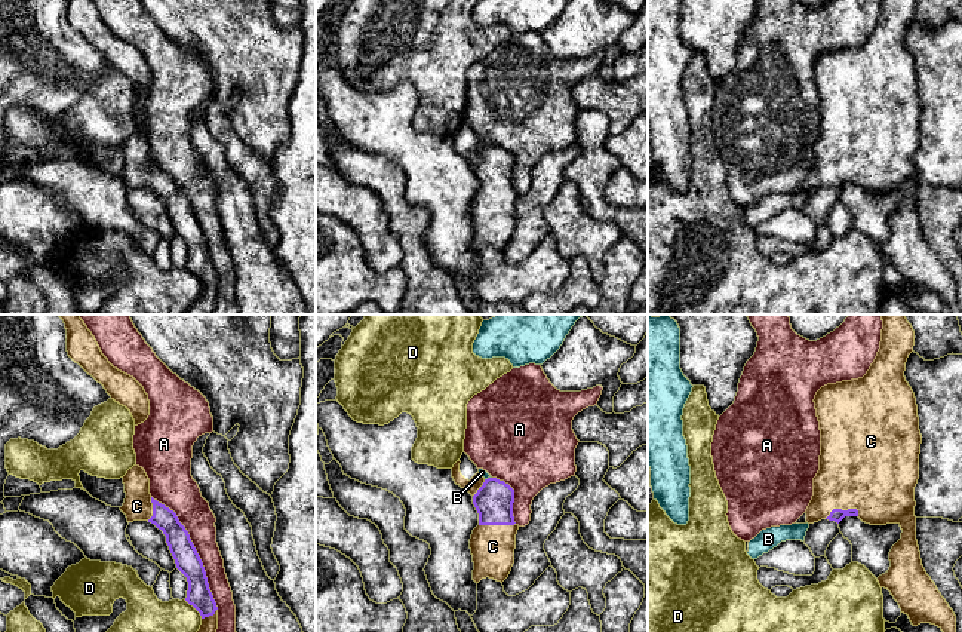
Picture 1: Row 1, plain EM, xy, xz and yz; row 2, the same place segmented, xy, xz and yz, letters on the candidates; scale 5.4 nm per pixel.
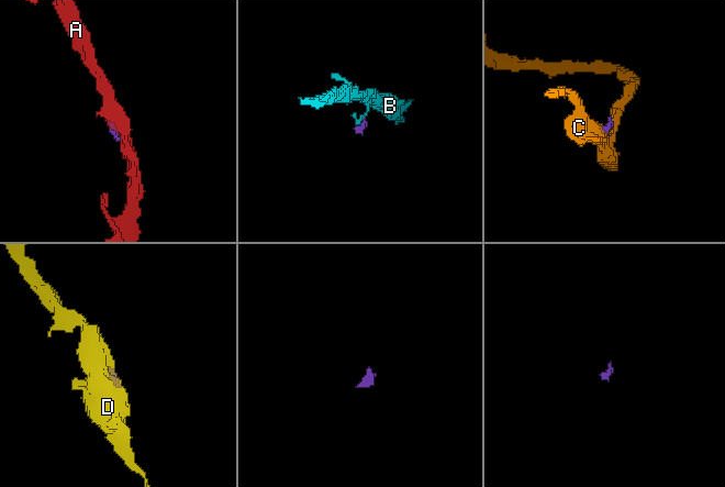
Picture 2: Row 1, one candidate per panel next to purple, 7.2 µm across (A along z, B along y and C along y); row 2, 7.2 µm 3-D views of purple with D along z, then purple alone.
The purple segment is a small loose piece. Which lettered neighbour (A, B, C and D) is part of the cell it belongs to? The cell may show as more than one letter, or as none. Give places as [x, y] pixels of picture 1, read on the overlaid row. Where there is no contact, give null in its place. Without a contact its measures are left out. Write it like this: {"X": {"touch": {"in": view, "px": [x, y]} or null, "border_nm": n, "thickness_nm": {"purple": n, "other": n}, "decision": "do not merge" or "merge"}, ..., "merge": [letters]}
{"A": {"touch": {"in": "xy", "px": [194, 549]}, "border_nm": 700, "thickness_nm": {"purple": 140, "other": 180}, "decision": "do not merge"}, "B": {"touch": {"in": "xz", "px": [488, 478]}, "border_nm": 40, "thickness_nm": {"purple": 220, "other": 40}, "decision": "do not merge"}, "C": {"touch": {"in": "yz", "px": [841, 509]}, "border_nm": 200, "thickness_nm": {"purple": 70, "other": 440}, "decision": "merge"}, "D": {"touch": {"in": "xy", "px": [194, 607]}, "border_nm": 140, "thickness_nm": {"purple": 140, "other": 190}, "decision": "do not merge"}, "merge": ["C"]}

